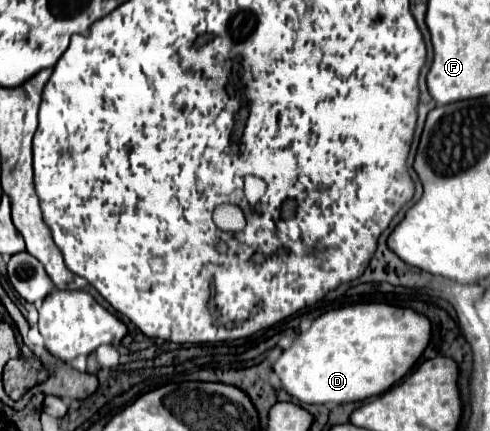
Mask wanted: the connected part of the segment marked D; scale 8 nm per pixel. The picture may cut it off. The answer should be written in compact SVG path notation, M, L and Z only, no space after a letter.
M357 303L319 315L311 327L297 335L293 345L281 353L273 371L279 375L283 389L299 403L353 403L381 395L395 385L421 357L431 337L431 323L413 309L401 309L383 303Z

